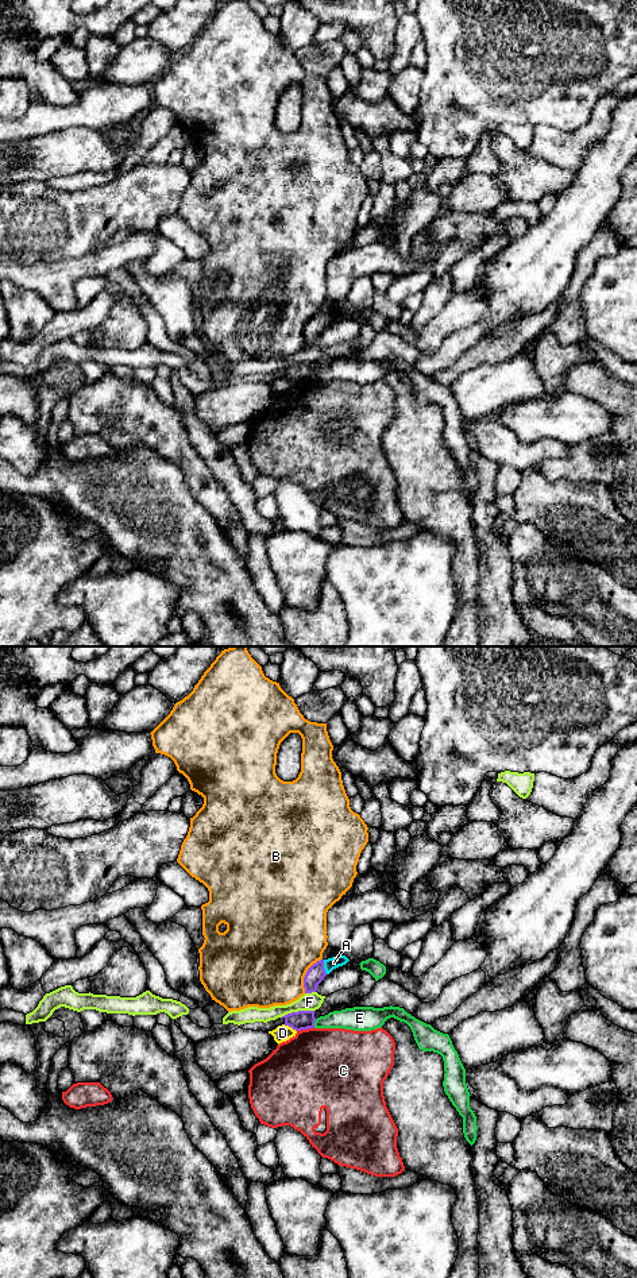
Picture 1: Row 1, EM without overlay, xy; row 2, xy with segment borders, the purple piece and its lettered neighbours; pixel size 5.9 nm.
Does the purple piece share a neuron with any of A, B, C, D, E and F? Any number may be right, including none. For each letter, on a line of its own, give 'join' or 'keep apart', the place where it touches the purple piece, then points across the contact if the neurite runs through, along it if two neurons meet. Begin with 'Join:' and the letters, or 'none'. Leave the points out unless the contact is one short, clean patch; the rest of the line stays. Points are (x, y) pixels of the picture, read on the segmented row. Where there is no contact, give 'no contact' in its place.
Join: A
A: join; contact xy (323, 966); way xy (316, 973), (323, 966), (334, 962)
B: keep apart; contact xy (305, 975)
C: keep apart; contact xy (305, 1029)
D: keep apart; contact xy (290, 1026); border xy (284, 1024), (296, 1031)
E: keep apart; contact xy (313, 1023); border xy (316, 1019), (313, 1026)
F: keep apart; contact xy (298, 1011); border xy (313, 1010), (292, 1011), (281, 1016)

